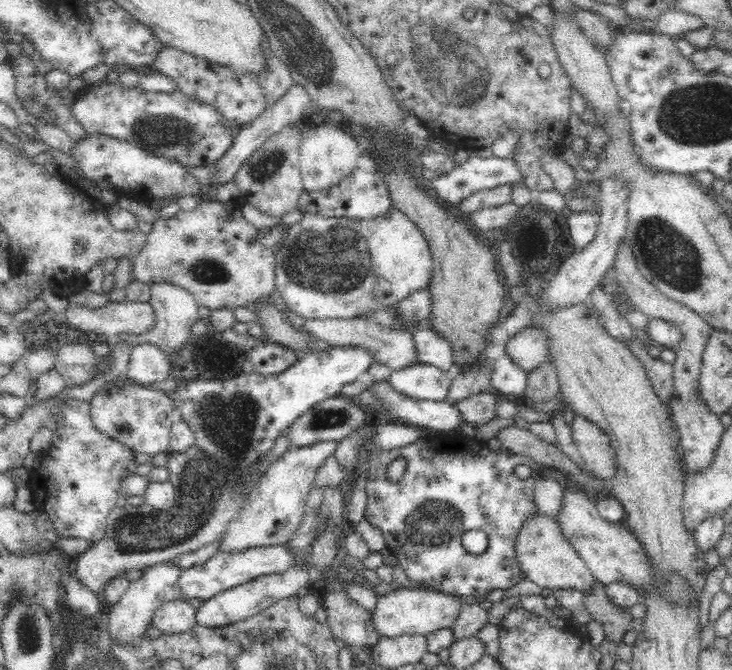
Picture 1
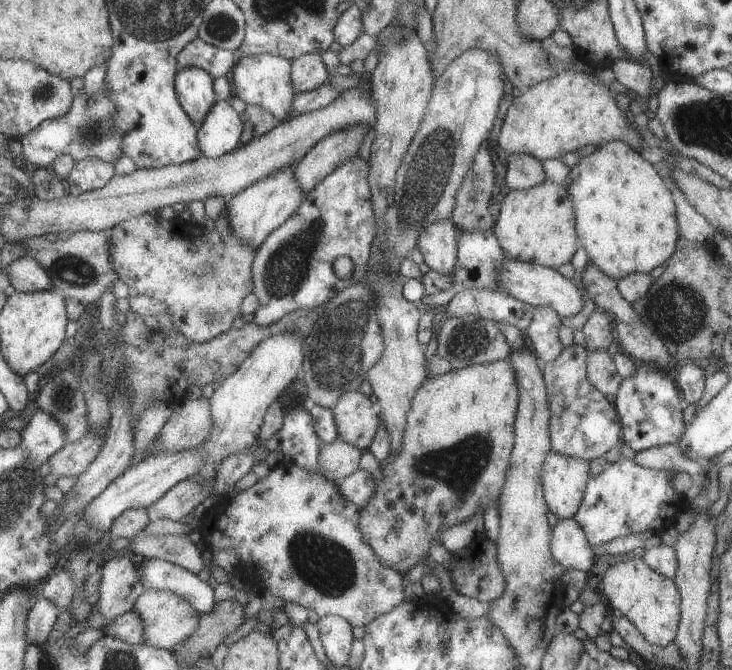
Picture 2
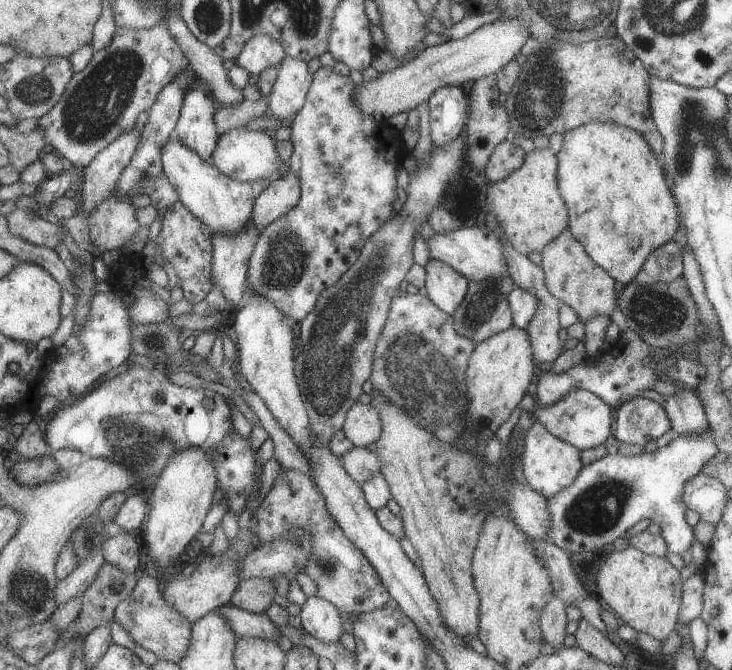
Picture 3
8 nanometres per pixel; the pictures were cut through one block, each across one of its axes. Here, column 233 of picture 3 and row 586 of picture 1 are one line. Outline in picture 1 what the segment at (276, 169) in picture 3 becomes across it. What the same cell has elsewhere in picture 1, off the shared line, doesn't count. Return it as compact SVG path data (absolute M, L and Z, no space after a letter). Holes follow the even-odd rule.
M169 562L156 563L146 567L144 574L129 584L122 598L110 605L107 610L108 636L113 644L119 644L119 646L138 644L144 638L148 626L151 626L154 612L159 606L171 600L186 600L177 585L181 570L182 568Z

